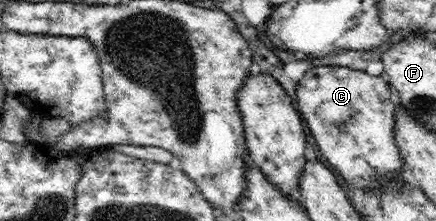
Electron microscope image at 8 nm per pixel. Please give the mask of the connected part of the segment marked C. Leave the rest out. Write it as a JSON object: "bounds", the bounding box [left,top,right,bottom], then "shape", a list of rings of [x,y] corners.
{"bounds":[296,65,409,190],"shape":[[[337,65],[308,69],[296,84],[300,115],[309,124],[320,151],[349,186],[368,190],[382,176],[409,175],[394,142],[394,108],[389,81],[385,76],[371,76],[364,70]]]}

